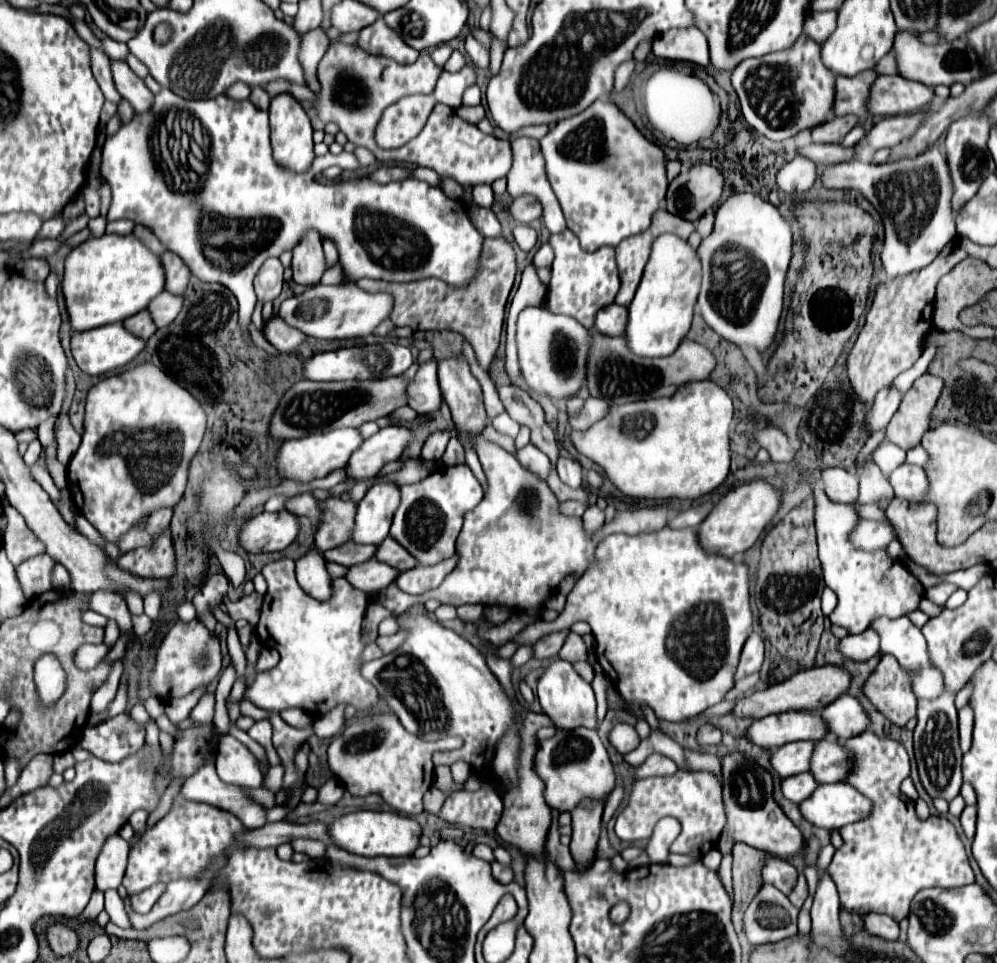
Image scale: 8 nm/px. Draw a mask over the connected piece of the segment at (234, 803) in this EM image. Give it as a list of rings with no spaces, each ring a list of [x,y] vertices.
[[[215,755],[205,759],[205,763],[183,783],[183,797],[195,803],[207,803],[219,809],[227,809],[243,821],[247,829],[257,829],[265,825],[265,807],[245,797],[239,787],[225,785],[215,773]]]

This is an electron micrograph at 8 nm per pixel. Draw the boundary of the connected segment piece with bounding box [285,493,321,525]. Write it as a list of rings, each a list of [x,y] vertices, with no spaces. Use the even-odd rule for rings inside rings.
[[[303,493],[303,495],[295,495],[291,497],[287,503],[285,503],[287,511],[295,513],[297,516],[311,517],[315,525],[321,523],[321,513],[319,513],[319,507],[317,507],[317,501],[313,499],[311,493]]]

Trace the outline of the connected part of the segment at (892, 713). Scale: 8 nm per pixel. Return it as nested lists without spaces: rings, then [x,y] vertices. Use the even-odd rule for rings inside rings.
[[[883,655],[865,683],[869,701],[895,725],[903,727],[917,715],[917,699],[911,693],[911,679],[893,655]]]

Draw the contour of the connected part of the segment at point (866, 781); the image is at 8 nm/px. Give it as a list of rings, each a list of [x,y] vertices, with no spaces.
[[[863,731],[861,735],[843,741],[855,753],[855,765],[845,783],[853,785],[857,791],[863,791],[865,797],[873,801],[873,811],[867,819],[851,823],[841,828],[843,847],[835,851],[835,857],[829,865],[831,877],[837,887],[841,887],[841,907],[849,913],[885,913],[895,921],[901,921],[909,913],[913,895],[927,887],[963,887],[975,881],[975,875],[969,867],[965,847],[957,837],[955,827],[941,815],[929,815],[929,819],[919,821],[915,817],[915,803],[901,793],[901,781],[909,777],[909,755],[905,747],[895,739],[877,737],[873,731]]]

